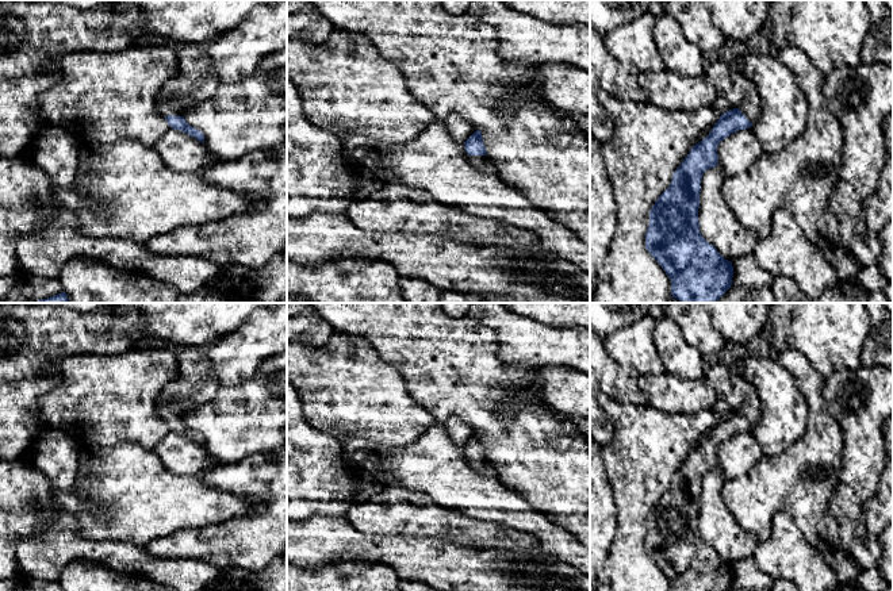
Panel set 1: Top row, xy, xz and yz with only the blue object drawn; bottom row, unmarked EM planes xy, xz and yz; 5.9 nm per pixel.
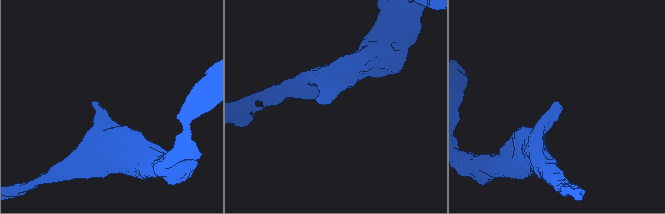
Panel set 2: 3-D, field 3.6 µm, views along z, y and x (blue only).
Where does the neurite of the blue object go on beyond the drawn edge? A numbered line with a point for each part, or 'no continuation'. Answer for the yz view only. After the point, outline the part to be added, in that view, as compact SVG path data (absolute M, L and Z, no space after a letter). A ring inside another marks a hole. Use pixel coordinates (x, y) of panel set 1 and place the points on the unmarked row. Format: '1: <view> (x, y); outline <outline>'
1: yz (751, 409); outline M735 362L731 369L731 380L743 395L743 403L739 412L754 427L762 417L762 404L755 388L740 375Z

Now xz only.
1: xz (482, 465); outline M470 458L471 467L486 477L497 477L495 465L487 458Z

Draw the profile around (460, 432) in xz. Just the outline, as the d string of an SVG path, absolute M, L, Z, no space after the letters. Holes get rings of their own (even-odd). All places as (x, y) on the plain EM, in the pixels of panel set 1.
M459 417L448 418L444 422L444 426L456 446L464 448L464 445L476 434L474 426Z

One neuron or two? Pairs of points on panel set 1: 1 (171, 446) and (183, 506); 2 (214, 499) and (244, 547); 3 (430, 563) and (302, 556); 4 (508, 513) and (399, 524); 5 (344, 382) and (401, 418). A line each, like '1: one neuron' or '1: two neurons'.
1: two neurons
2: two neurons
3: one neuron
4: two neurons
5: one neuron

